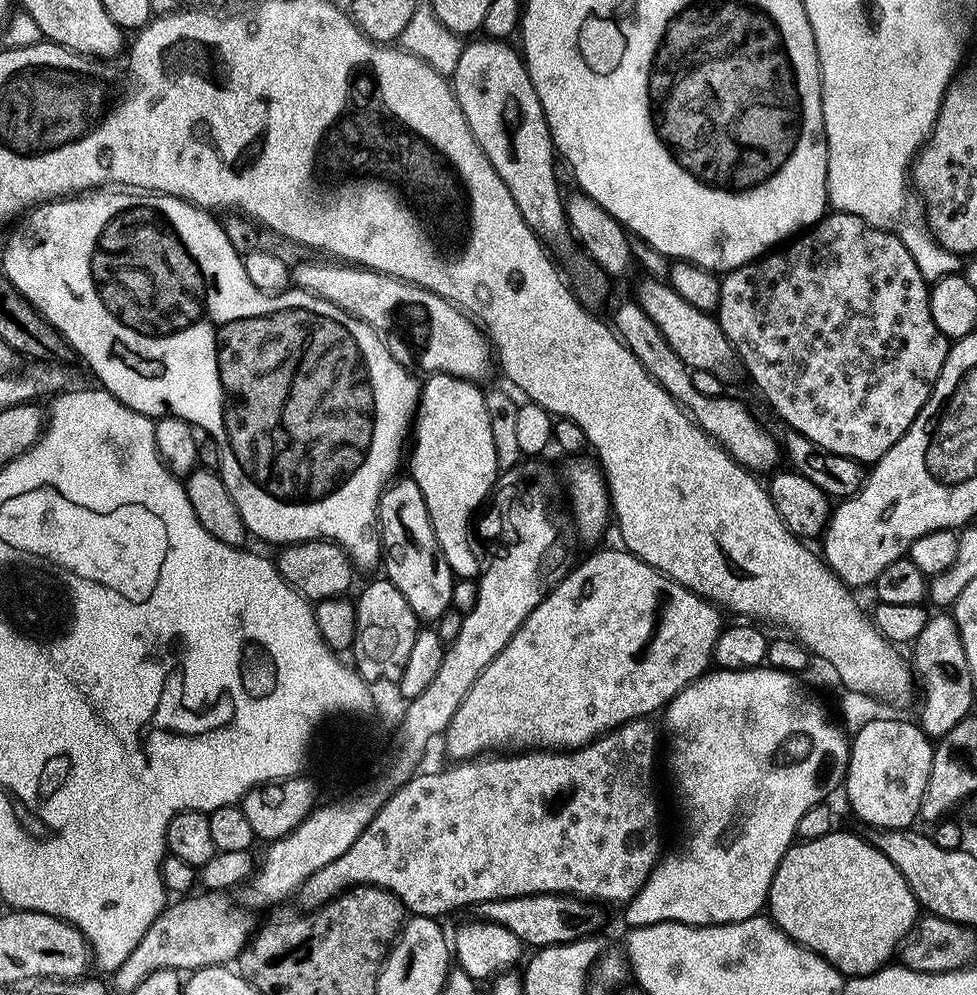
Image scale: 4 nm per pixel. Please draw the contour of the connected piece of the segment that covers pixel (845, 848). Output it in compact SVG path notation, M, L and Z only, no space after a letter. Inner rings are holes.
M831 830L824 836L801 839L786 850L786 854L774 874L772 885L768 891L766 912L772 923L777 924L790 939L798 941L803 948L809 948L810 951L817 952L823 960L834 965L840 975L845 978L851 978L851 976L868 978L871 977L873 972L877 972L879 968L885 967L891 961L888 959L897 955L900 945L904 942L904 935L916 925L918 919L916 899L906 882L906 878L902 878L898 866L894 866L894 862L890 862L890 858L886 858L886 854L882 854L873 844L869 844L863 835L855 836L852 832L838 832L838 830Z

